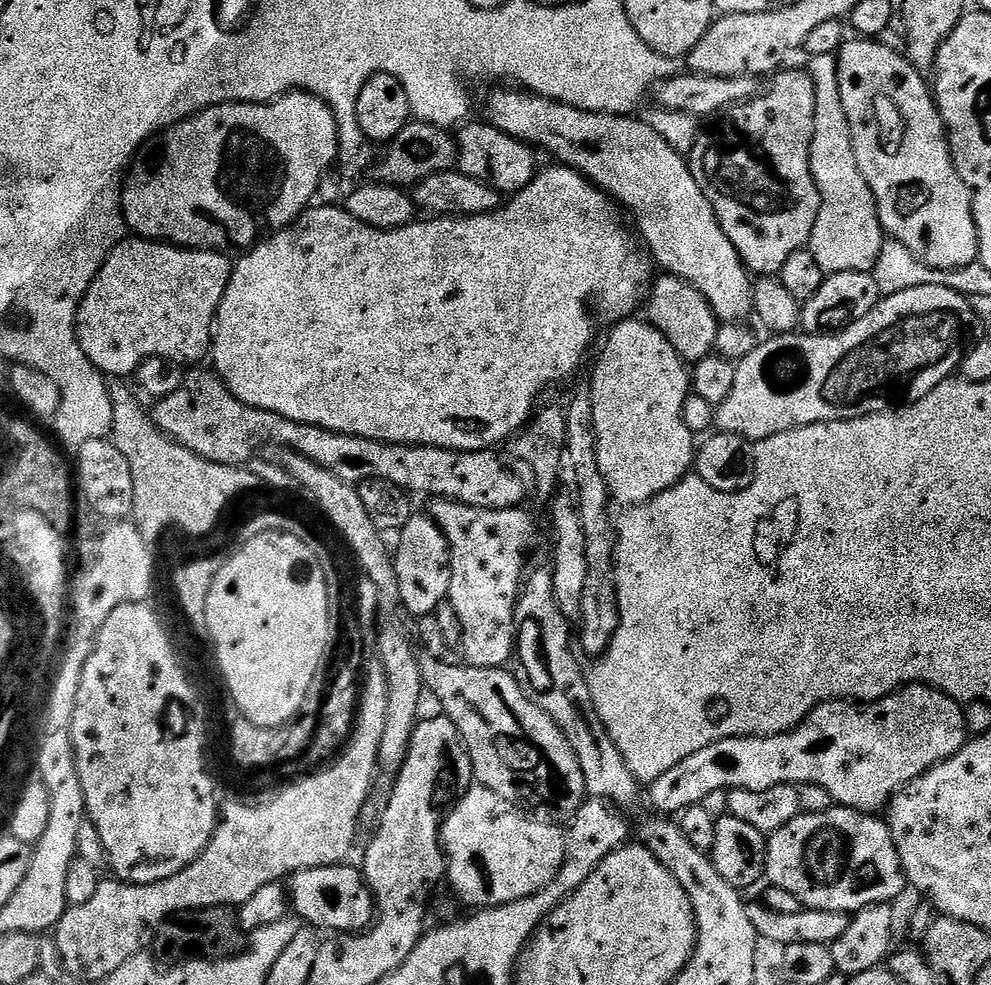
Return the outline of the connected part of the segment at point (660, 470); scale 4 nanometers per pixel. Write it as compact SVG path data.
M625 318L613 327L616 329L609 334L596 369L590 372L598 470L602 470L611 499L627 506L644 504L659 492L673 488L693 471L698 451L697 441L692 441L695 440L694 433L682 418L682 406L690 395L689 369L658 329L643 319L636 319Z

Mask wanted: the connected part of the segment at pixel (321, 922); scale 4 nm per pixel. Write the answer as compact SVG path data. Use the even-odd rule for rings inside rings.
M345 862L321 868L302 868L291 873L286 884L291 911L297 912L297 917L305 916L316 928L333 928L331 931L336 934L371 928L378 915L376 899L372 897L372 889L364 883L363 871L350 865Z

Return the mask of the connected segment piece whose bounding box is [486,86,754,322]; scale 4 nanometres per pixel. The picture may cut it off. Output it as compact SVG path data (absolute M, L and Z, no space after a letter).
M512 86L497 88L500 89L488 96L487 123L516 140L523 140L529 146L545 148L556 159L553 161L582 173L596 187L608 193L625 213L632 212L641 238L648 243L653 258L664 267L663 271L694 285L712 307L717 321L744 322L749 319L748 315L753 315L753 277L740 261L738 250L734 250L730 238L726 238L714 214L714 206L710 206L706 194L702 194L698 182L694 182L694 174L688 168L687 159L658 131L652 130L642 118L632 114L611 116L605 112L587 112L527 90L517 90Z

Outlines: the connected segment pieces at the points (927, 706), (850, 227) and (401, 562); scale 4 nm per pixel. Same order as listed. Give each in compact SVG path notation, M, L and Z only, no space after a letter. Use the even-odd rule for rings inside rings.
M909 684L883 696L881 700L865 704L850 700L827 700L788 732L773 736L726 738L706 746L706 750L698 750L698 754L690 754L690 758L682 758L682 762L678 762L678 766L670 766L662 778L651 781L652 804L656 807L653 809L660 814L679 814L685 808L711 801L715 792L724 794L733 788L770 790L783 784L817 784L830 790L833 801L841 808L880 814L887 809L892 797L910 781L926 774L935 764L958 754L969 739L961 701L926 684Z
M814 56L808 64L808 73L815 86L811 172L820 196L818 220L808 249L826 274L873 271L886 236L876 213L875 196L868 180L862 176L859 157L854 154L852 124L846 118L843 92L838 88L836 56Z
M428 514L412 515L398 532L398 538L400 541L394 544L394 559L400 591L399 603L404 603L405 610L416 616L431 617L436 609L447 601L450 590L452 559L448 540L444 537L444 531Z

